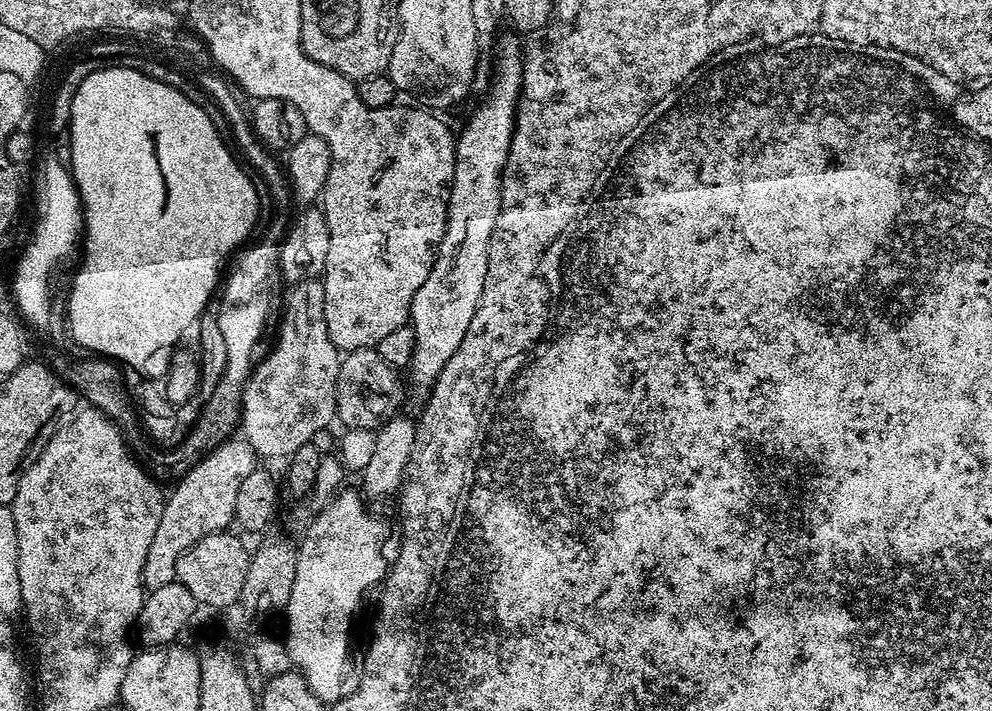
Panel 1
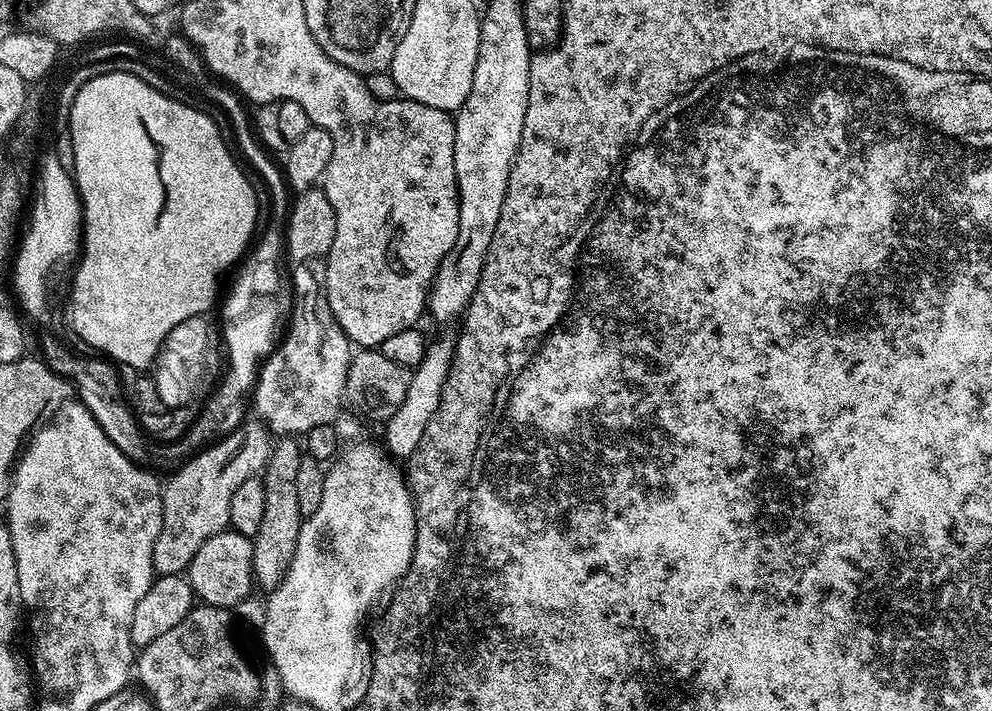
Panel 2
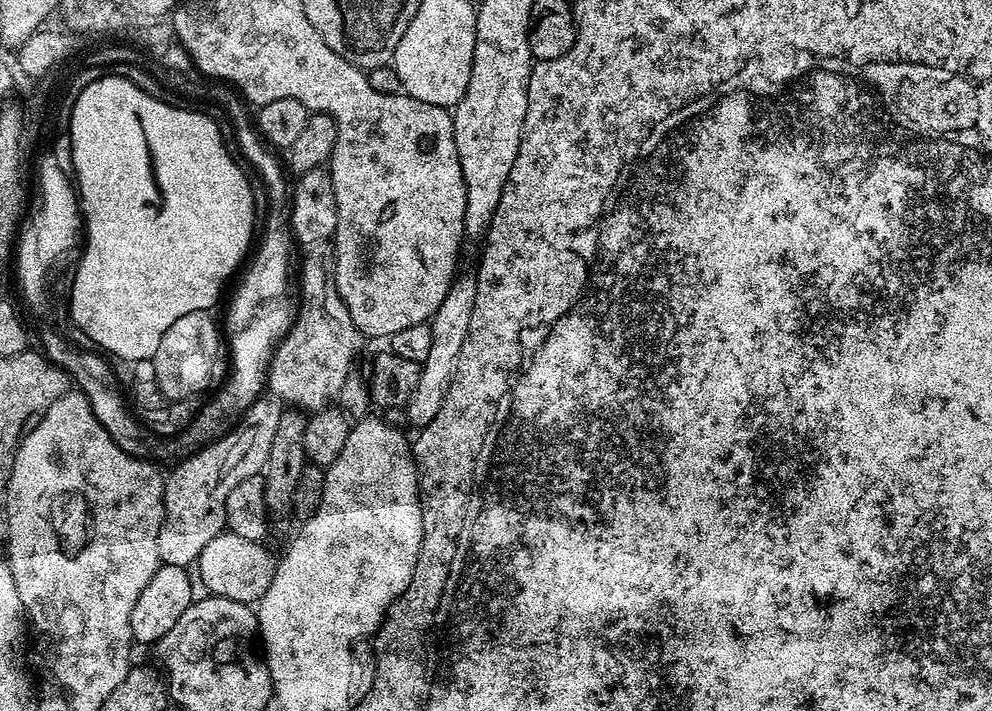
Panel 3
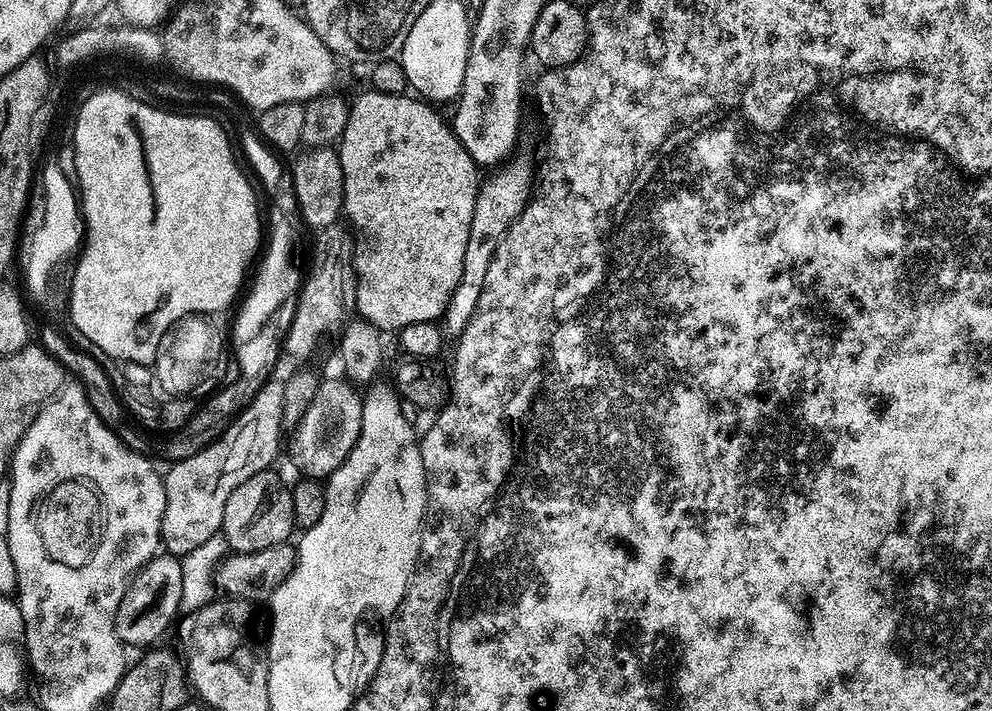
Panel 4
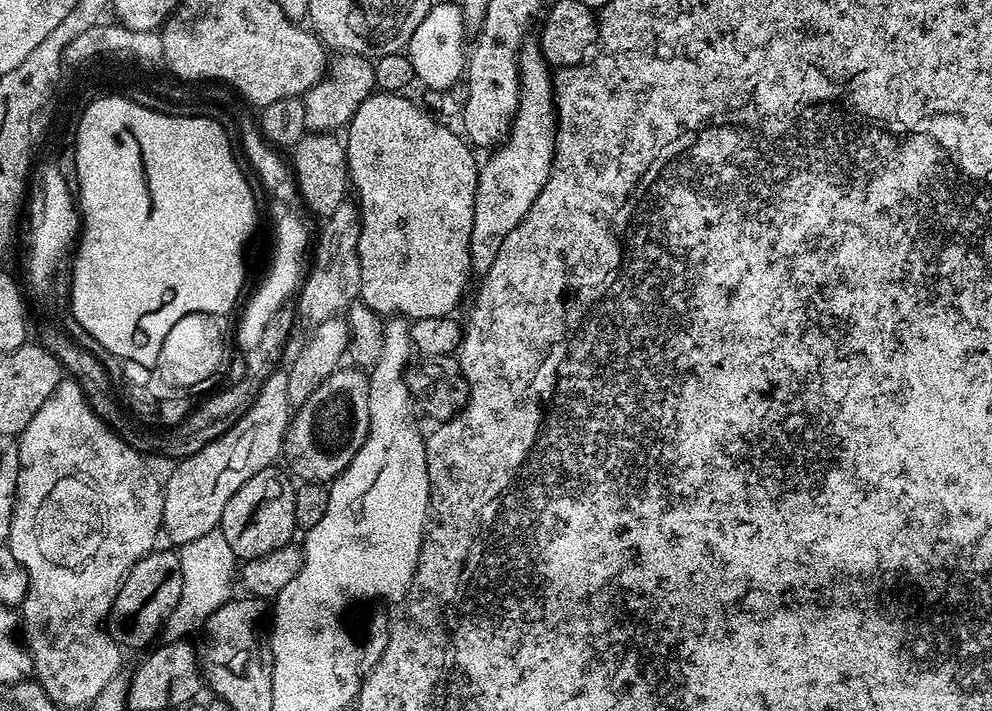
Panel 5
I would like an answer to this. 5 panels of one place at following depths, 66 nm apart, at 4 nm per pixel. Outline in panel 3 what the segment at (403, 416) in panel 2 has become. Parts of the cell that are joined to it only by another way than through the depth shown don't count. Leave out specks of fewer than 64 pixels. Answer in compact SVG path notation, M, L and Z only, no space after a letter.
M472 274L463 276L452 281L442 306L438 306L430 321L430 354L426 357L426 362L419 365L421 377L417 379L417 384L406 403L408 420L416 430L426 427L436 417L438 410L442 410L442 402L446 402L446 394L450 390L450 382L454 378L454 370L462 354L462 342L466 342L466 334L470 330L470 314L474 310L476 297L476 277Z

